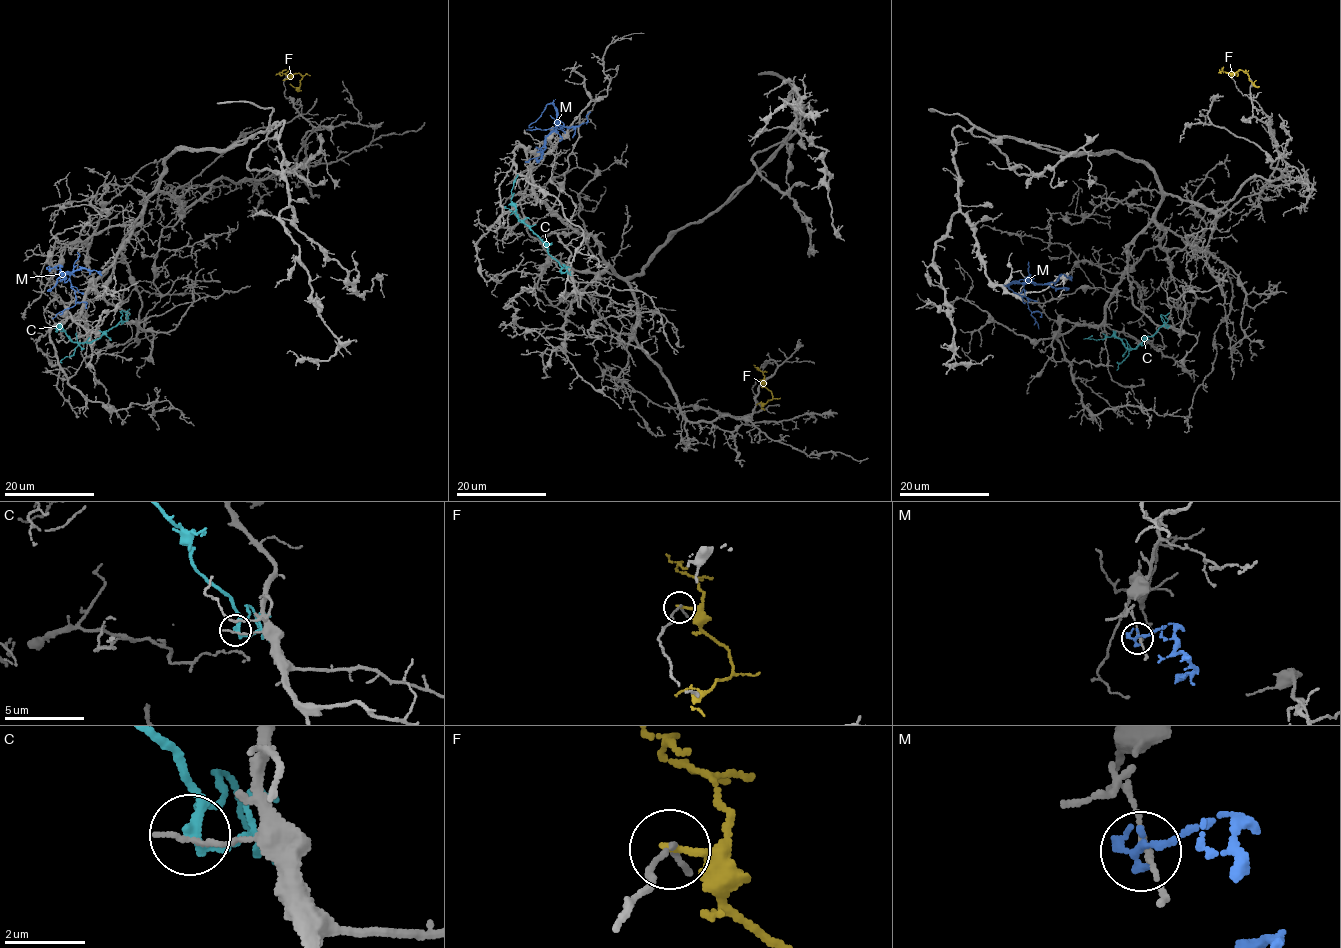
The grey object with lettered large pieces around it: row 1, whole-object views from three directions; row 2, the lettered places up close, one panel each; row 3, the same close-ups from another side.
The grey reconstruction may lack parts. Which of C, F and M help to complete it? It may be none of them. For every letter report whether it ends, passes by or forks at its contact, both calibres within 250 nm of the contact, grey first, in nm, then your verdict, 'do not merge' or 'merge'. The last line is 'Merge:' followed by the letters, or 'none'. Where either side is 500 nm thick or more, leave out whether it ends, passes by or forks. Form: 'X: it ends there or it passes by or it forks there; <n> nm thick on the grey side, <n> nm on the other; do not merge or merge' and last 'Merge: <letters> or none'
C: it forks there; 140 nm thick on the grey side, 180 nm on the other; do not merge
F: it ends there; 160 nm thick on the grey side, 170 nm on the other; do not merge
M: it ends there; 120 nm thick on the grey side, 280 nm on the other; do not merge
Merge: none

